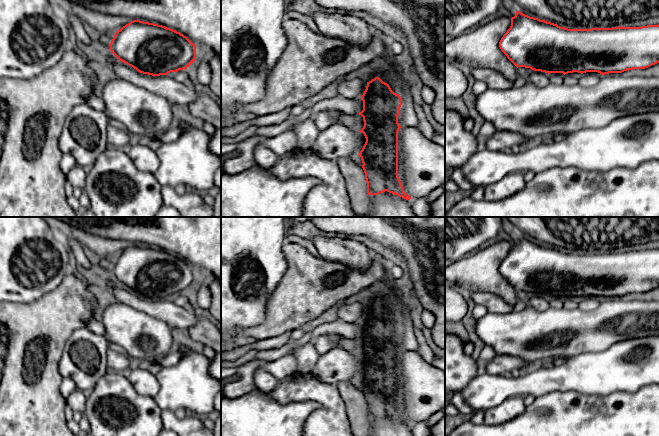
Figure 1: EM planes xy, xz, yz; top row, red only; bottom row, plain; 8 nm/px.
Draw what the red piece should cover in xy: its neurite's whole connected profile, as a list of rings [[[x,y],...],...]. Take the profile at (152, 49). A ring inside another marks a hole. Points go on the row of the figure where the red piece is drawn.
[[[133,20],[118,30],[110,51],[138,72],[152,76],[187,69],[196,59],[196,45],[162,25]]]

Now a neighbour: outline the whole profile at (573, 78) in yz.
[[[573,72],[573,73],[568,73],[564,75],[564,82],[567,85],[574,85],[579,82],[579,79],[581,77],[581,73],[578,72]]]

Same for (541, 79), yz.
[[[533,71],[529,81],[538,87],[545,87],[550,83],[550,75],[541,71]]]

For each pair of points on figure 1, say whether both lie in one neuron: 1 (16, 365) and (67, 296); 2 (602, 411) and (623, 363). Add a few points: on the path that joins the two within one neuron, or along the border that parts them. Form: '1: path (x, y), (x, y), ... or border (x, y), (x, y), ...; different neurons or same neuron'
1: path (19, 348), (54, 313); same neuron
2: border (632, 391), (614, 391), (606, 395), (585, 394); different neurons

